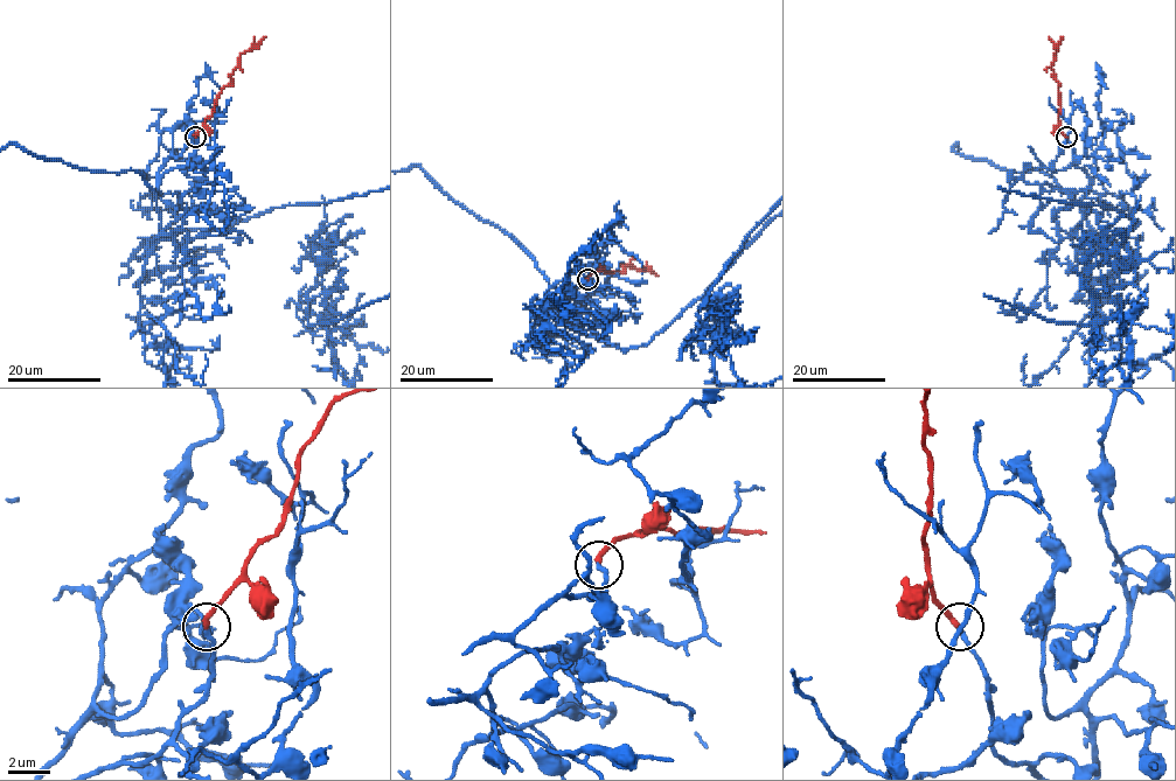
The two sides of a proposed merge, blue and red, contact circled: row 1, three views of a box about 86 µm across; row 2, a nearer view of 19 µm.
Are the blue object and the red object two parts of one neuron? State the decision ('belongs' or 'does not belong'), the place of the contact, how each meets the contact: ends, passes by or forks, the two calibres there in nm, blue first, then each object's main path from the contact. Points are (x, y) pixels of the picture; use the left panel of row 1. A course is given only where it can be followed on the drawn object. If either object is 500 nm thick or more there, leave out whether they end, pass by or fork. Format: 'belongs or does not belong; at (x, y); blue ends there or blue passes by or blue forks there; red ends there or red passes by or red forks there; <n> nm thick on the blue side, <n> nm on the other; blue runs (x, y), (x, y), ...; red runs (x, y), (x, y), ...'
belongs; at (195, 137); blue ends there; red ends there; 240 nm thick on the blue side, 240 nm on the other; blue runs (195, 138), (186, 164), (161, 179), (155, 203), (134, 171), (85, 171), (13, 143); red runs (195, 137), (213, 113), (216, 97), (231, 82), (239, 56), (266, 37)

